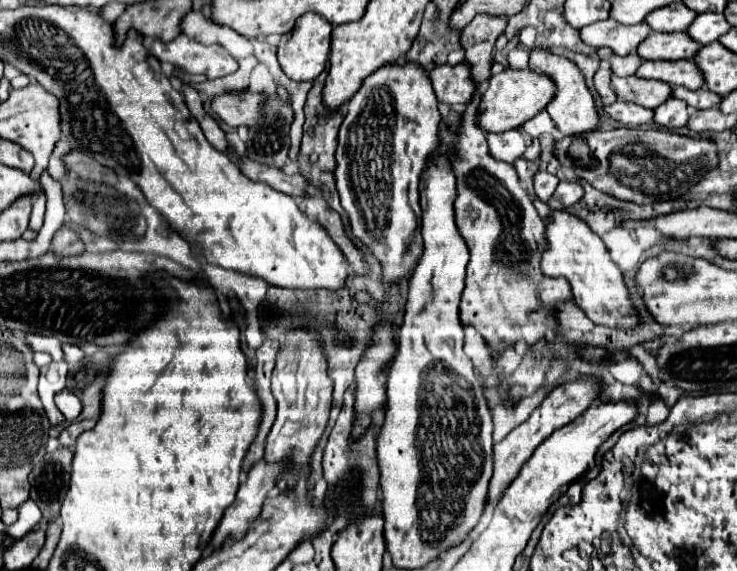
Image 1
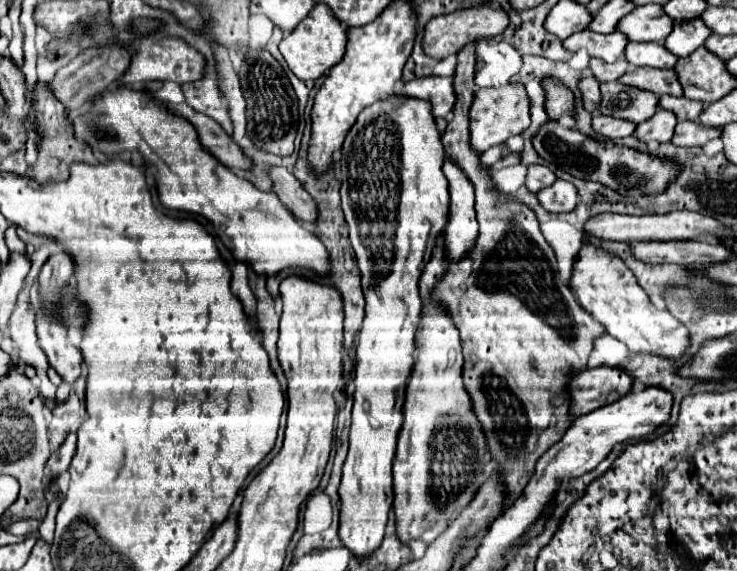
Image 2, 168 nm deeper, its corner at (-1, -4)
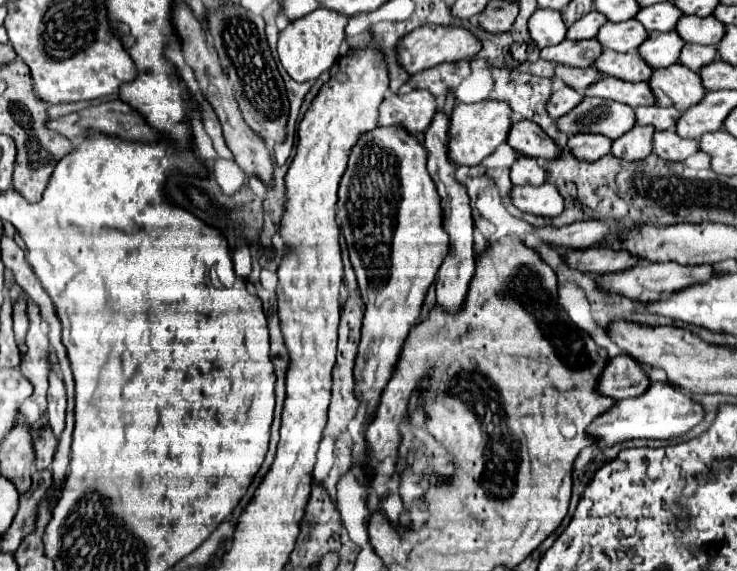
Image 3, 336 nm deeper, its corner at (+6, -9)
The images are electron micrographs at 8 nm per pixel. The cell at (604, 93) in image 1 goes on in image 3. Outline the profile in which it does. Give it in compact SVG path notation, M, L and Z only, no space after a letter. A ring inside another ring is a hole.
M564 85L560 91L556 91L556 93L552 95L552 99L550 99L550 103L548 103L548 113L550 113L552 119L560 119L562 115L570 113L572 107L576 107L582 99L584 99L582 93L578 93L578 91L574 91L572 87L566 87L566 85Z

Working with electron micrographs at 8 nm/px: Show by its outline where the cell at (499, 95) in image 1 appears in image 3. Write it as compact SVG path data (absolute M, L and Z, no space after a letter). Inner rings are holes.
M486 99L486 101L478 101L478 103L470 103L470 105L458 103L454 107L452 119L450 119L450 141L448 141L450 159L454 163L468 165L468 167L482 163L488 155L492 155L496 151L496 147L500 143L504 143L508 139L508 133L512 127L510 117L512 117L512 111L502 101Z

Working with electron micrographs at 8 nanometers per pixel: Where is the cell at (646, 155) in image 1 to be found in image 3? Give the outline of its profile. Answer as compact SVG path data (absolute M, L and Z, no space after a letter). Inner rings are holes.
M514 121L508 135L508 143L514 151L526 157L534 157L534 159L542 157L546 161L560 159L560 147L554 143L554 139L550 139L542 131L542 127L530 121Z

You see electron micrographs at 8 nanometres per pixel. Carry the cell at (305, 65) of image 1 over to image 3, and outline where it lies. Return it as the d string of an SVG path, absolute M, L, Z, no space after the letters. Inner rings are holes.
M316 9L304 17L288 23L288 27L280 33L280 39L278 39L278 57L280 57L280 63L286 69L286 73L298 83L316 81L338 59L340 47L344 41L346 23L348 23L348 19L344 15L330 11L330 9Z

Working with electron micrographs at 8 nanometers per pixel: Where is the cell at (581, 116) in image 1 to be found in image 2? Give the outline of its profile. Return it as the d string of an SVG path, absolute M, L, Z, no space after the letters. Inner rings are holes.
M545 82L545 108L551 120L559 120L561 116L571 116L573 114L573 94L565 90L565 86L557 86L557 82Z

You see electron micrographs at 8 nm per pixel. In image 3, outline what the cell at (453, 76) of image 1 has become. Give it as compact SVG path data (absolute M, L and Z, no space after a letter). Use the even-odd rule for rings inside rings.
M410 91L404 95L390 93L380 105L378 125L402 125L410 133L426 131L438 111L436 97L428 91Z

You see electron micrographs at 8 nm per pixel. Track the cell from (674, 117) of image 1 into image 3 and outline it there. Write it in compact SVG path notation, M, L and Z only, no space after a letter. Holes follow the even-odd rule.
M634 127L612 143L612 153L626 161L646 159L654 147L654 127Z

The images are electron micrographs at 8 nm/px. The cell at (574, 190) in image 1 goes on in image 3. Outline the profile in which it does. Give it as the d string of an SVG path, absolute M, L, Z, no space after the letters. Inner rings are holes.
M544 183L540 187L514 187L512 203L524 213L540 217L556 217L564 209L562 195L552 183Z

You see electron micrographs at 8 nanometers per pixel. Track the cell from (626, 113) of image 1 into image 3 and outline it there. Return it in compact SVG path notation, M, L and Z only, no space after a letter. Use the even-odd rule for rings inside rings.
M572 135L568 145L578 159L594 161L610 153L612 139L606 139L606 135Z

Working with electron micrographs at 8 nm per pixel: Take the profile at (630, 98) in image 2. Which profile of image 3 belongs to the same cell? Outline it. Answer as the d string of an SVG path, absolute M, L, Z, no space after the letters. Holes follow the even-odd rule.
M584 97L584 101L576 105L570 115L558 119L556 125L568 135L602 133L610 139L618 139L636 125L636 119L634 107L626 107L624 103L614 103L610 99Z

